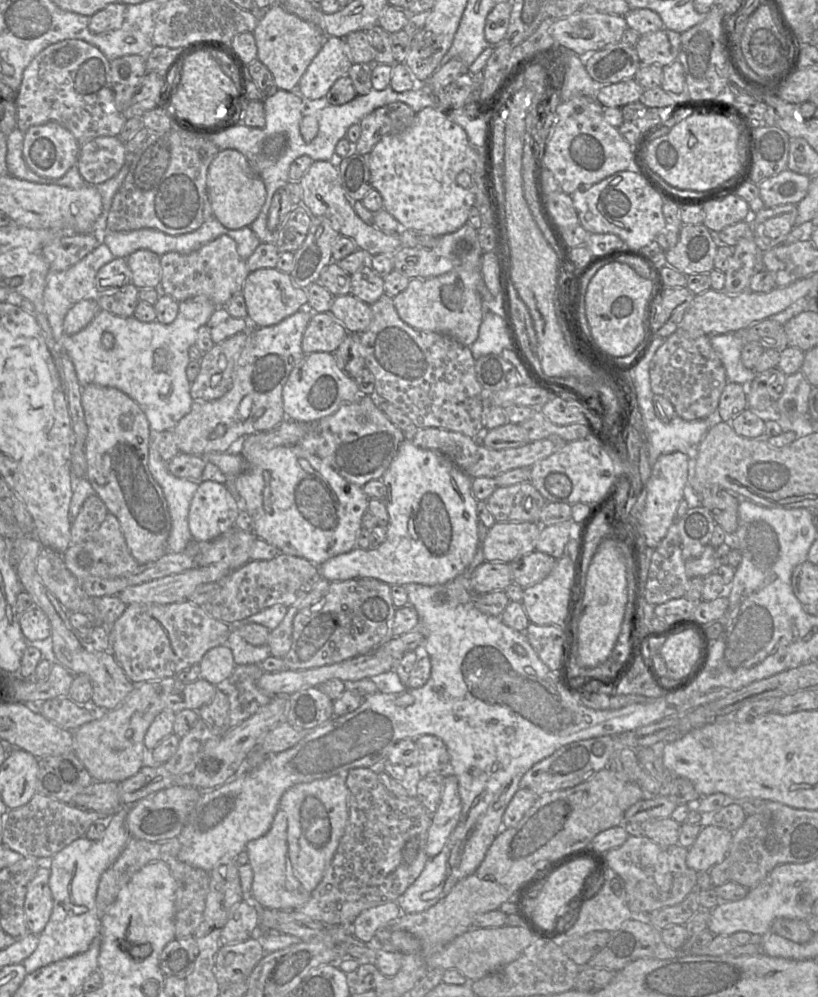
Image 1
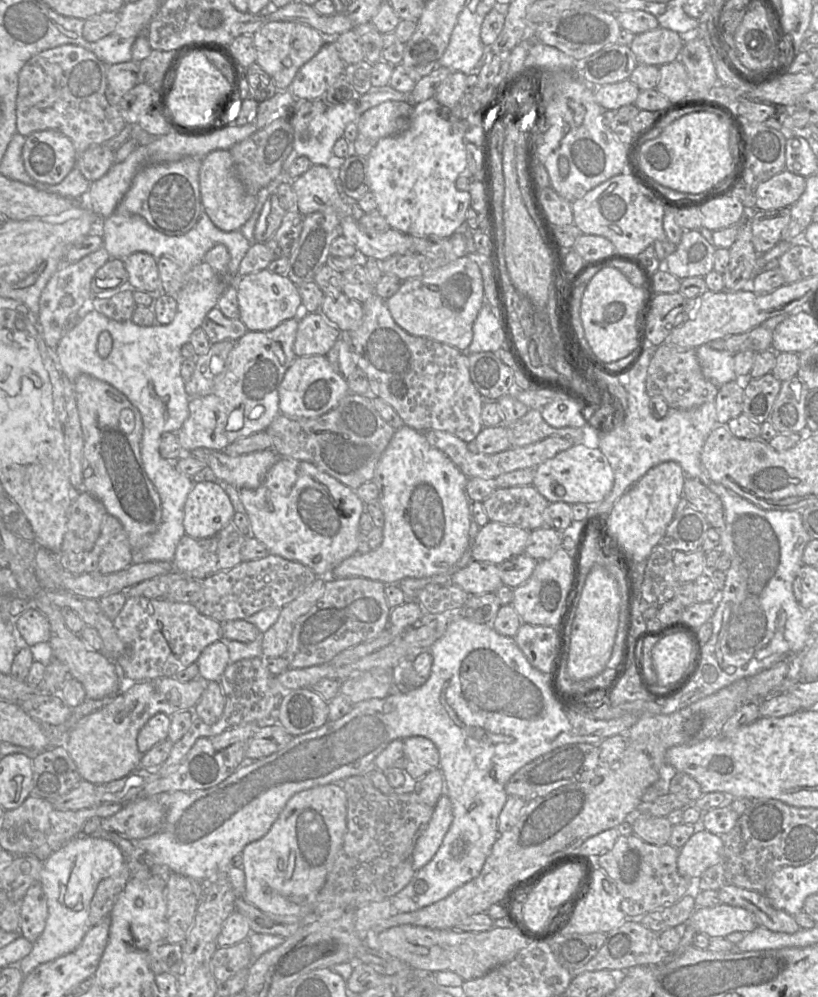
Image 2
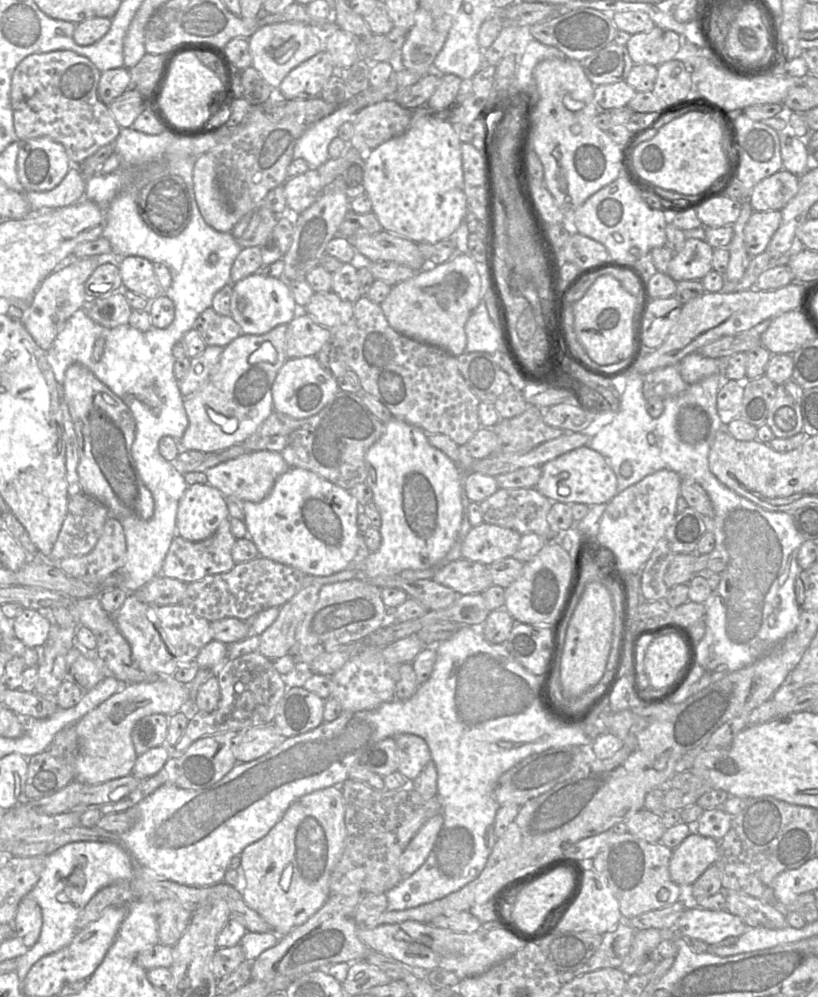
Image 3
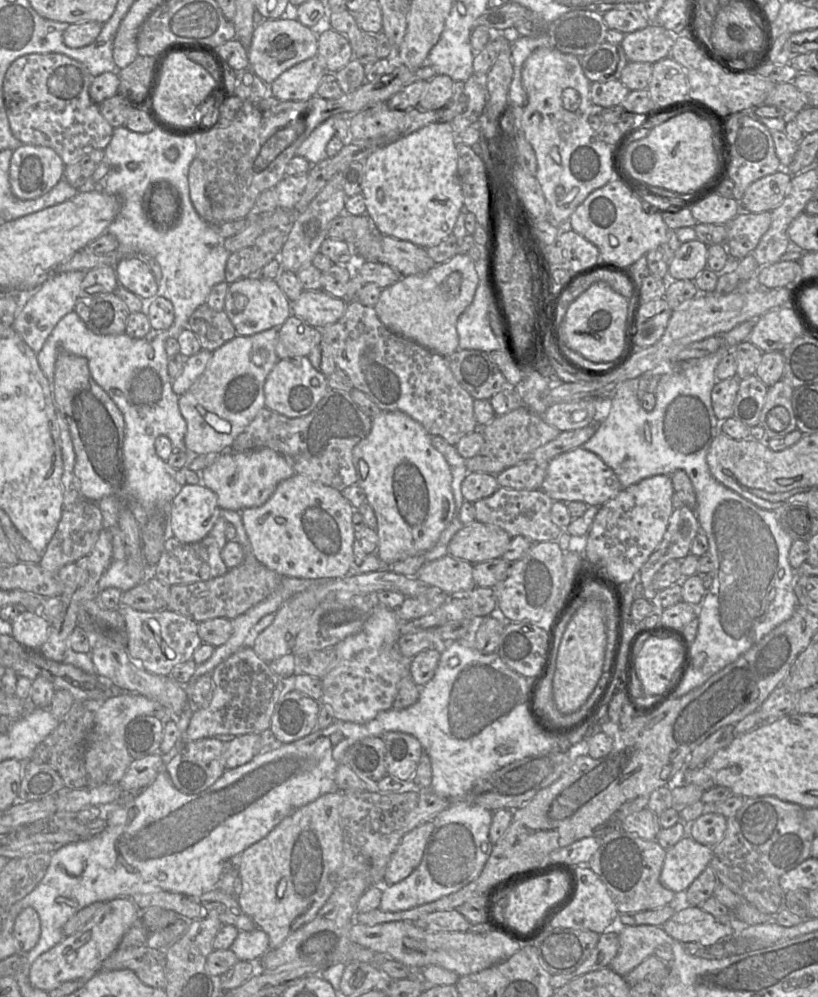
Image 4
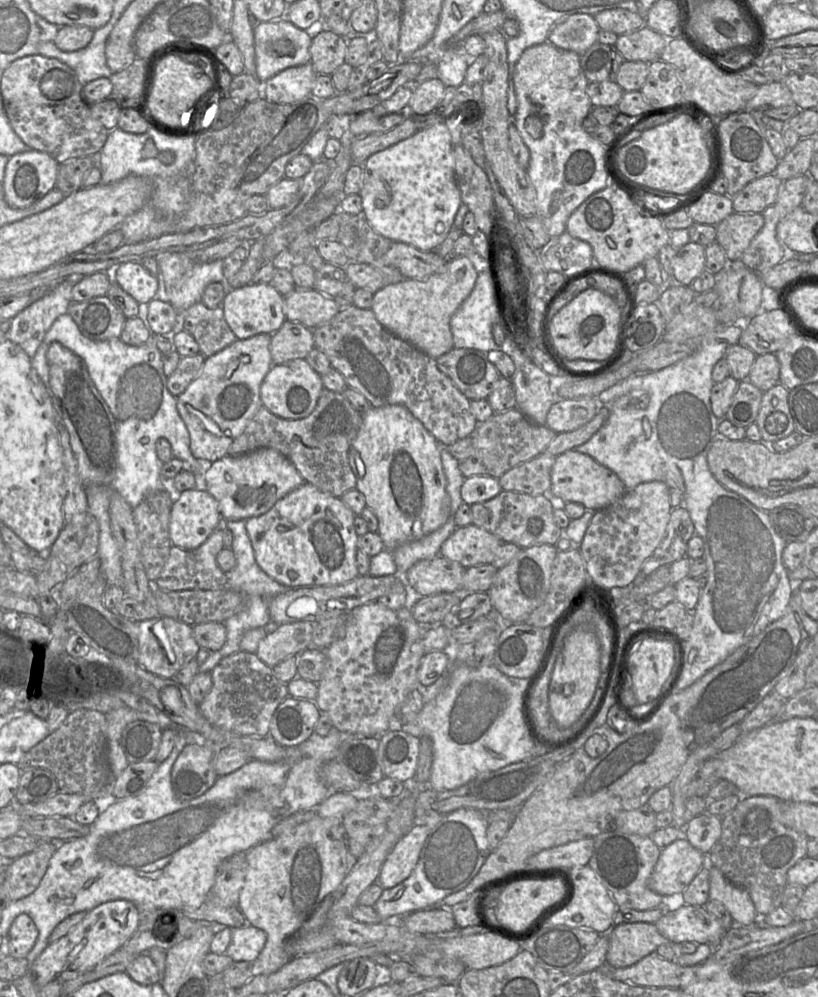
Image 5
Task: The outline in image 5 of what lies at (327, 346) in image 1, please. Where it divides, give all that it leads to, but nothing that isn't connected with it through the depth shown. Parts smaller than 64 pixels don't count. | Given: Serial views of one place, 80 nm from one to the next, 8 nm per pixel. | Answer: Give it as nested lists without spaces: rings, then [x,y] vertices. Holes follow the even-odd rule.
[[[286,319],[271,335],[269,348],[273,365],[299,358],[305,359],[314,345],[312,329]]]

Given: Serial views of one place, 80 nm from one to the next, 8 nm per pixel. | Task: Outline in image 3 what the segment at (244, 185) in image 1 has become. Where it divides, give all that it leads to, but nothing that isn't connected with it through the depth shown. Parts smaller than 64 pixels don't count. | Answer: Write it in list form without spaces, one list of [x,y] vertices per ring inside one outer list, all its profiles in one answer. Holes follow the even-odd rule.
[[[211,153],[199,155],[193,167],[196,203],[205,222],[219,232],[231,232],[240,216],[229,205],[220,186],[216,161]]]

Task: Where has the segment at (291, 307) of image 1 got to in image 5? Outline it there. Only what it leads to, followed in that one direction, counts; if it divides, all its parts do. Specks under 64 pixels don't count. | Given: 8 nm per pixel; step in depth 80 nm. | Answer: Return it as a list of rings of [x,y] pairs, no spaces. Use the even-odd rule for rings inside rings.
[[[270,283],[247,284],[245,286],[228,289],[221,307],[224,318],[237,339],[247,339],[260,333],[273,334],[286,320],[283,313],[283,295]]]

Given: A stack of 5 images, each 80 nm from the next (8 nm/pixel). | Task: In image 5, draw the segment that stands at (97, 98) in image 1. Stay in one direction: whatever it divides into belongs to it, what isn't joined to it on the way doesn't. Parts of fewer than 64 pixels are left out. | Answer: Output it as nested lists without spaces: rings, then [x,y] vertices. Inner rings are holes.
[[[27,55],[11,62],[1,78],[1,95],[10,125],[19,138],[31,149],[51,155],[59,164],[73,158],[98,155],[109,131],[93,118],[90,106],[82,99],[83,85],[75,71],[56,58]]]

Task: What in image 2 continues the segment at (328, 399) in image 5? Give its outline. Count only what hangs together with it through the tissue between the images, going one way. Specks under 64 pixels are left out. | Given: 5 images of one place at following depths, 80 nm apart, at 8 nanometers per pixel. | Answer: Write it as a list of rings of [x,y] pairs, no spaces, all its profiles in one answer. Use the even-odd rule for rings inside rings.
[[[347,393],[330,411],[315,418],[277,415],[264,430],[272,439],[272,450],[280,457],[306,461],[355,490],[365,482],[372,481],[377,463],[388,446],[395,429],[375,409],[371,395]]]

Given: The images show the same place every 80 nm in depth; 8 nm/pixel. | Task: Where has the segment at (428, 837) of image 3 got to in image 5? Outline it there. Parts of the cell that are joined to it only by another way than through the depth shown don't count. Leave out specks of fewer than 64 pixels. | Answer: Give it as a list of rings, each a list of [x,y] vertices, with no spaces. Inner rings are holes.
[[[415,824],[393,847],[378,877],[383,889],[393,888],[411,875],[430,830],[431,826],[427,824]]]

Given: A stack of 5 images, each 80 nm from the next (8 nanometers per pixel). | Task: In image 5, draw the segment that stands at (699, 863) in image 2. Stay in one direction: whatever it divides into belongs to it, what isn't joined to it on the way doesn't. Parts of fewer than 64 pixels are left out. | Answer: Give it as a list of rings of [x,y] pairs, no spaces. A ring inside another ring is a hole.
[[[681,835],[661,849],[649,880],[649,888],[663,897],[683,893],[706,864],[707,854],[693,847]]]

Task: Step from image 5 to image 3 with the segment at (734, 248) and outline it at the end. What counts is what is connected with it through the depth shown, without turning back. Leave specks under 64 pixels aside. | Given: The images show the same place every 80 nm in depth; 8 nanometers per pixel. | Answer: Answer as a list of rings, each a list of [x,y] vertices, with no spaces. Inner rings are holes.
[[[780,211],[753,212],[744,228],[744,242],[750,257],[762,254],[781,223]]]

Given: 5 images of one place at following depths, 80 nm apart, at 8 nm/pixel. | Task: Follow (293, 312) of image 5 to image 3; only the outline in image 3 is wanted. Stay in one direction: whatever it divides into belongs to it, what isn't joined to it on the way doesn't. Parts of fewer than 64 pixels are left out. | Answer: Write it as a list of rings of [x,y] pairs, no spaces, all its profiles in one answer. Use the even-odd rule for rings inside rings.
[[[332,291],[315,292],[304,310],[315,322],[326,328],[346,324],[354,312],[352,302],[343,300]]]

